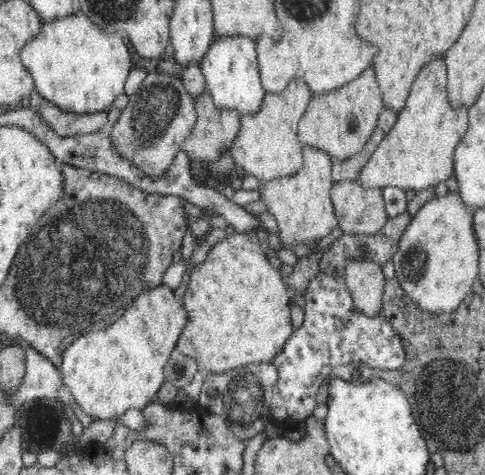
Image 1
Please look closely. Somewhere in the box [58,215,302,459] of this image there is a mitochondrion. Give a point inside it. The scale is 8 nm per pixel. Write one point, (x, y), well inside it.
(244, 396)

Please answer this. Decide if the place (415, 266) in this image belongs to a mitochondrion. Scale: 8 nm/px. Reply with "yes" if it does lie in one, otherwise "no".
yes

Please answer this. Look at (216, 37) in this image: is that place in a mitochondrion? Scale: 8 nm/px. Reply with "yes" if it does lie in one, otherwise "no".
no

